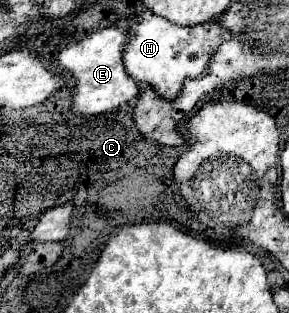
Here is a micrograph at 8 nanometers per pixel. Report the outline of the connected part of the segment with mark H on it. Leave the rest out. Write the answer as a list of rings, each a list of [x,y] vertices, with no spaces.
[[[147,16],[141,22],[129,26],[129,42],[123,50],[123,64],[129,76],[133,76],[139,84],[151,86],[161,98],[173,102],[185,78],[199,78],[207,72],[213,52],[229,38],[233,38],[231,30],[221,26],[219,20],[211,20],[199,26],[177,26],[165,20],[163,16]]]

